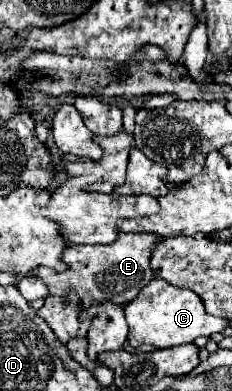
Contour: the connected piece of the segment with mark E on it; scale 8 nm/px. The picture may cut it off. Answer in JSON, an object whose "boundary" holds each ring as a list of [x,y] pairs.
{"boundary":[[[119,233],[117,239],[109,245],[69,245],[61,255],[61,261],[67,265],[67,271],[57,273],[47,267],[37,267],[37,271],[29,271],[27,277],[39,277],[47,285],[49,295],[59,297],[59,295],[67,295],[69,289],[77,291],[81,299],[81,309],[87,309],[91,303],[99,299],[107,299],[115,305],[123,305],[123,303],[129,303],[151,281],[149,259],[151,259],[151,251],[155,243],[157,243],[157,235],[151,235],[151,233]]]}

